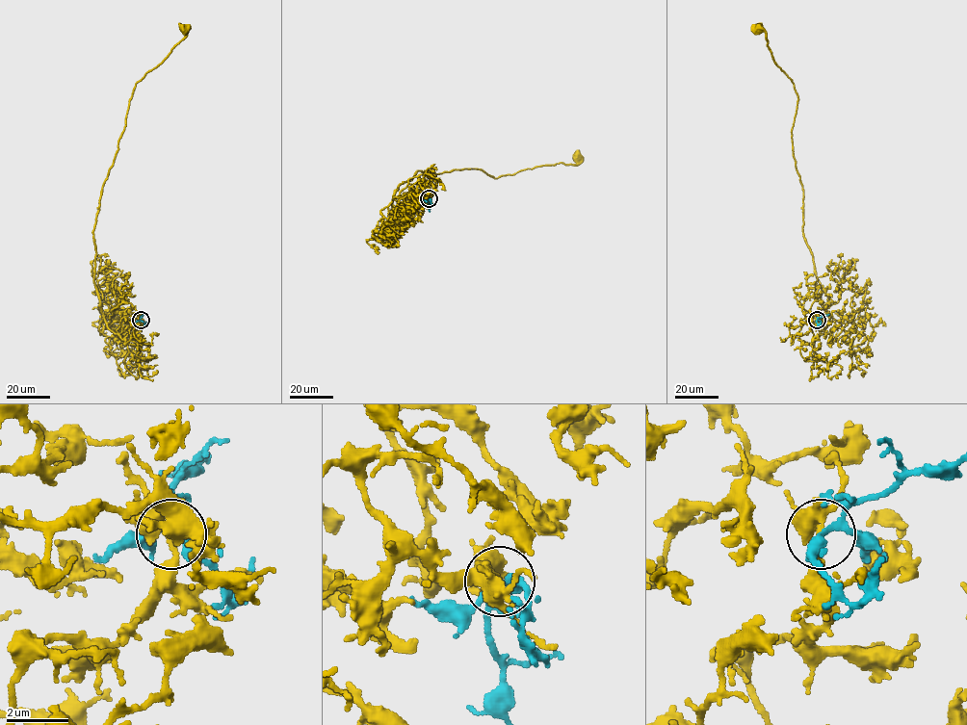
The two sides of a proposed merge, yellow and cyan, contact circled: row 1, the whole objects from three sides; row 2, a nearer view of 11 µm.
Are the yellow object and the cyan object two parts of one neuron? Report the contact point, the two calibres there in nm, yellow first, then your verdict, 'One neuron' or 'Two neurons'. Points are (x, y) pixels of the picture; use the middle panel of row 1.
Place: (429, 198). Thickness 200 nm (yellow) against 220 nm. Two neurons

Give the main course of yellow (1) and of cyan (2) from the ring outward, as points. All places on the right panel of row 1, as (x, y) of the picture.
1: (817, 320), (817, 340), (829, 315), (803, 233), (791, 132), (797, 92), (758, 29)
2: (817, 320), (829, 314)

